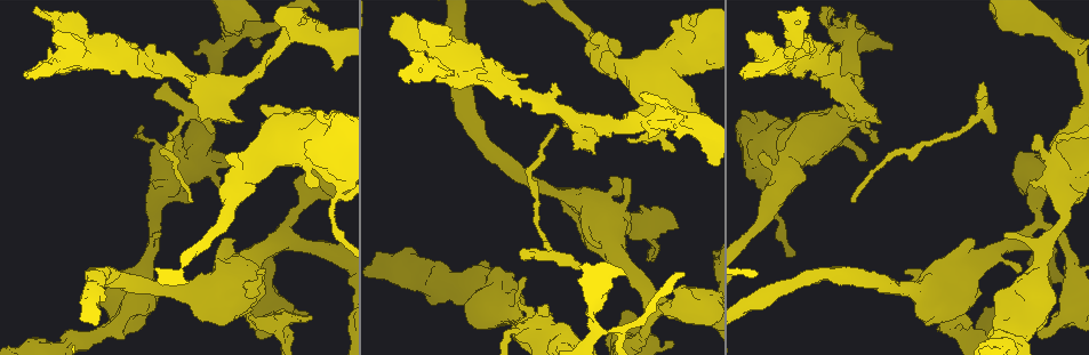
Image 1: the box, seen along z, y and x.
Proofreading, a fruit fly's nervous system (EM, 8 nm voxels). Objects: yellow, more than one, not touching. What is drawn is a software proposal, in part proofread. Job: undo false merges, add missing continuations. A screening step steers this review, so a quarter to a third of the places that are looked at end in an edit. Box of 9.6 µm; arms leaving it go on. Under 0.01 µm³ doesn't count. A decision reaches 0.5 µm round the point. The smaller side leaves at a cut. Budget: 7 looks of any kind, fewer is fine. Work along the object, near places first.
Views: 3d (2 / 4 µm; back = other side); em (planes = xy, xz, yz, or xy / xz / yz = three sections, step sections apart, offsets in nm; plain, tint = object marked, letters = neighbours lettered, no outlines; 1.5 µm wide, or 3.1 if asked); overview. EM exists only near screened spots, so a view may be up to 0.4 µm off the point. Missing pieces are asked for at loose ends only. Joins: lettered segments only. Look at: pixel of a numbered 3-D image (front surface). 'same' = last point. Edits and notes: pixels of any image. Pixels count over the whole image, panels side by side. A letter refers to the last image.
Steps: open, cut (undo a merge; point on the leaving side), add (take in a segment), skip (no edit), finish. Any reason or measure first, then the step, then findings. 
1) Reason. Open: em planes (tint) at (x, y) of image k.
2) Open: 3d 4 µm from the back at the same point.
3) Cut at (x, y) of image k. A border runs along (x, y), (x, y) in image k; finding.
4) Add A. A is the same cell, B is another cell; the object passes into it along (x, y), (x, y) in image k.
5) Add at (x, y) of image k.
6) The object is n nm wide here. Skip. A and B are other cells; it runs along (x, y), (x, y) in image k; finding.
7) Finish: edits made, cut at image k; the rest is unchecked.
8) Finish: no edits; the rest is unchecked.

Open: 3d 4 µm at (858, 67) of image 1.

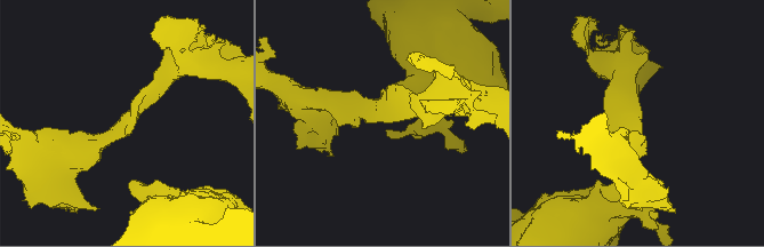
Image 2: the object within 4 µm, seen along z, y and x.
Open: em xz step 8 (tint) at (125, 118) of image 2.

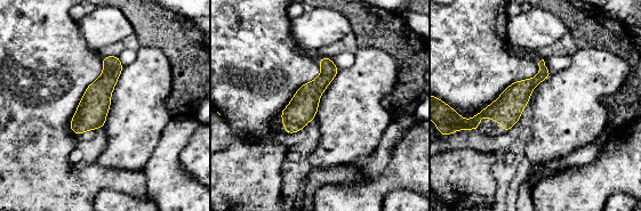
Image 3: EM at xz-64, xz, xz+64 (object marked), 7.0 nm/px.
Open: em planes (letters) at the same point.

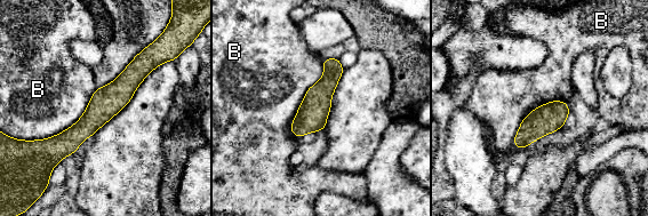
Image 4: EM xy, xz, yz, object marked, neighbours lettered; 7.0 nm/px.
Skip. B is another cell; it runs along (154, 56), (66, 143), (49, 143) in image 4; all the same cell.

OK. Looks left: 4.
Free end. Open: 3d 2 µm at (832, 96) of image 1.

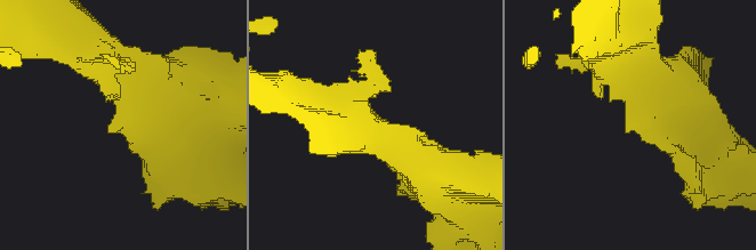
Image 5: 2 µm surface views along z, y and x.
Open: em xz step 8 (tint) at (625, 133) of image 5.

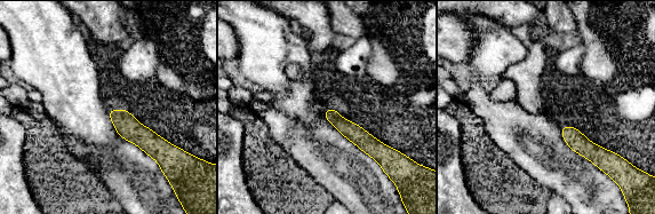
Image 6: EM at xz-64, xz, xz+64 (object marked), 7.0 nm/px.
Cut it another way. Open: em planes (letters) at the same point.

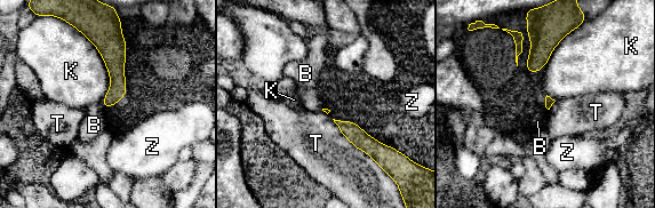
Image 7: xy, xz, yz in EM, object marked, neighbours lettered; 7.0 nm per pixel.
Skip. B, K, T and Z are other cells; a border runs along (332, 119), (356, 146), (380, 166) in image 7; none of them fits.

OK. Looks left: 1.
Calibre changes. Open: em planes (letters) at (587, 224) of image 1.

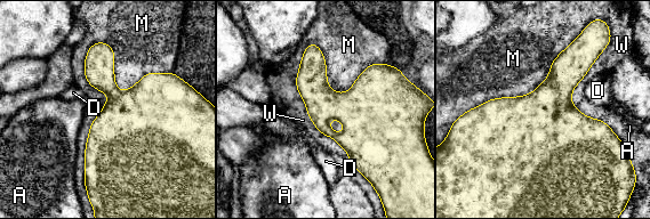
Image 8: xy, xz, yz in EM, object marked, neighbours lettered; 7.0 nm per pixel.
Skip. A, D, M and W are other cells; all the same cell.

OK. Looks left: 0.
Finish: no edits; the rest is unchecked.

